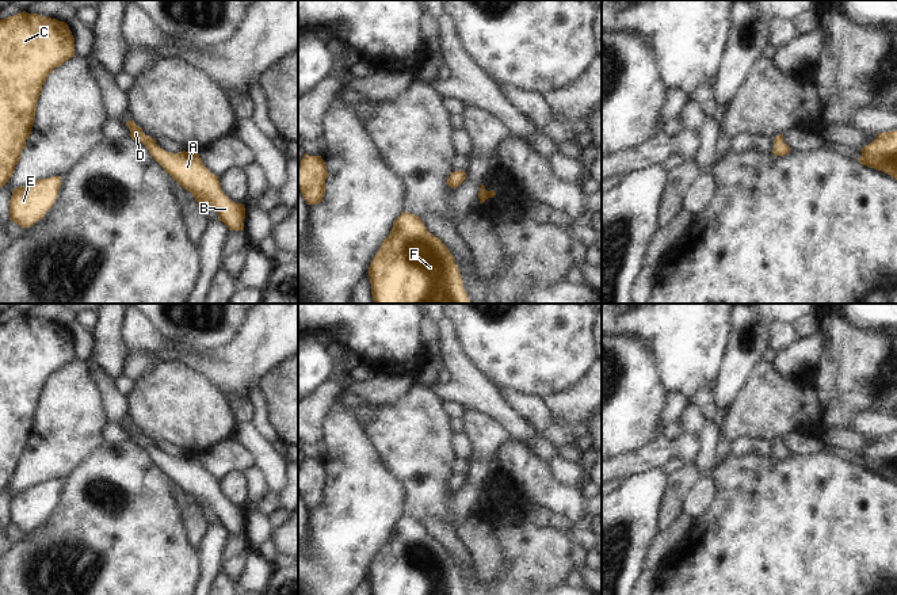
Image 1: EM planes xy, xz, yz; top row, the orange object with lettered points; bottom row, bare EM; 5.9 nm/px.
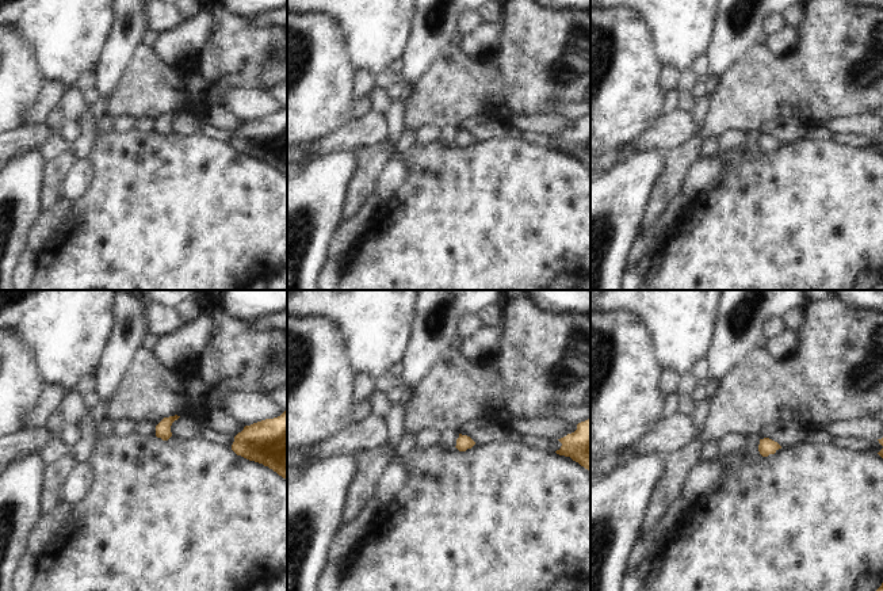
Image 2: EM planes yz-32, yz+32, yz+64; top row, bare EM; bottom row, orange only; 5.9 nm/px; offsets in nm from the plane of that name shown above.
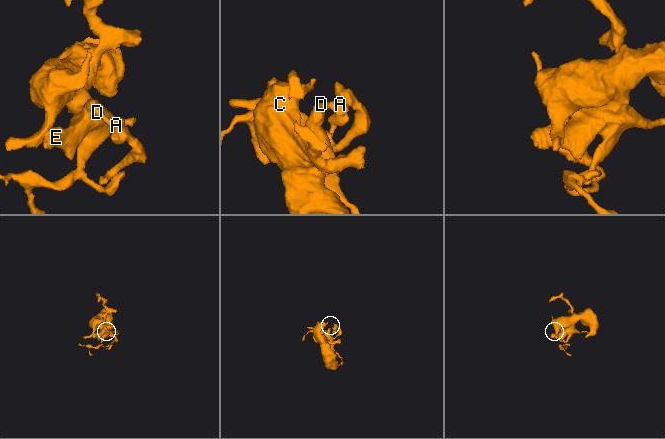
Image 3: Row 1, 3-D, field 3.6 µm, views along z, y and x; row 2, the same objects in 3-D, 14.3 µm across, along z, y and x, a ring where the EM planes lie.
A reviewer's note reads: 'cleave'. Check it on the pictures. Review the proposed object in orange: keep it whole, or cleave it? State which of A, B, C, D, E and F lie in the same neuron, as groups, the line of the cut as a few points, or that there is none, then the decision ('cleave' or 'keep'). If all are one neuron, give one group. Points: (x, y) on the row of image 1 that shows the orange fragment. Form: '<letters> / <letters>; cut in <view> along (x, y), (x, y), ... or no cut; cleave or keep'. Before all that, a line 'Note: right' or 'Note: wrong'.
Note: wrong
A B C D E F; no cut; keep

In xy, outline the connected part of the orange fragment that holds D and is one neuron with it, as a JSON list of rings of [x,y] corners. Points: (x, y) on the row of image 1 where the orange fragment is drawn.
[[[134,121],[126,122],[130,137],[142,142],[150,156],[172,176],[183,188],[190,191],[199,207],[207,203],[218,214],[230,230],[244,230],[245,207],[230,201],[222,191],[218,176],[211,173],[202,163],[198,152],[165,152],[156,140],[146,136]]]

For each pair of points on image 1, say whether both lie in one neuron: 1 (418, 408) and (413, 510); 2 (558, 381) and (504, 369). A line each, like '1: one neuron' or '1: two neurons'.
1: one neuron
2: one neuron

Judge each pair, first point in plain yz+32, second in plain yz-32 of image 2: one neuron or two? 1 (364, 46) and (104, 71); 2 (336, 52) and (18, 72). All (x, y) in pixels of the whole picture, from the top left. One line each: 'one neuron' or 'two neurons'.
1: two neurons
2: one neuron

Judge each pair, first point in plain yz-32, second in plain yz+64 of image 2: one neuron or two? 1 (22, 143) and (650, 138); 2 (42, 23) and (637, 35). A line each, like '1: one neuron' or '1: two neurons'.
1: one neuron
2: two neurons

